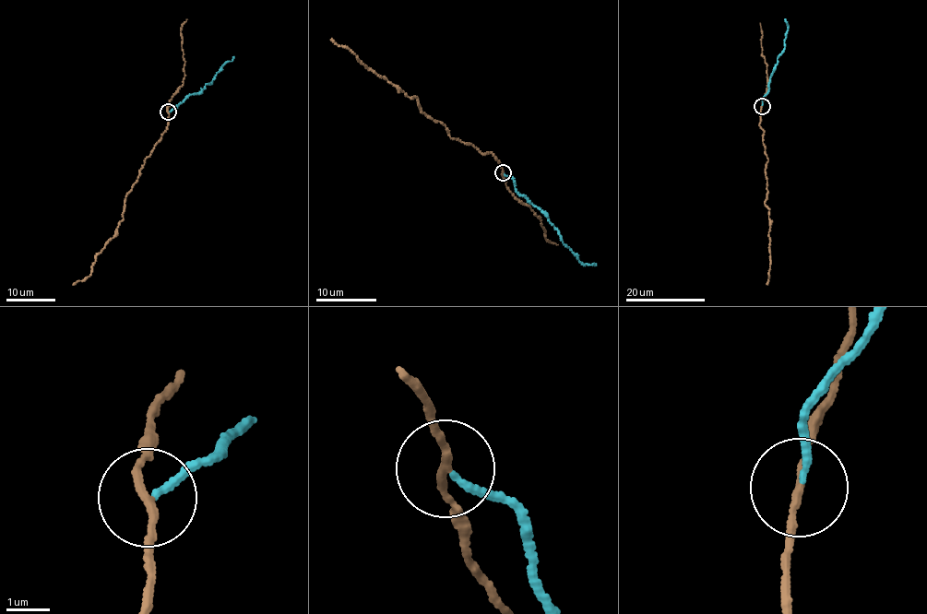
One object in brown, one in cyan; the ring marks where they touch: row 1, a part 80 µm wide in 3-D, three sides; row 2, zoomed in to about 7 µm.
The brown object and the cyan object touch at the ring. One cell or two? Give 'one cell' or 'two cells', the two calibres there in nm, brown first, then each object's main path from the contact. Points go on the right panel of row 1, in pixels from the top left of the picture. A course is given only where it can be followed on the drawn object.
two cells; 160 nm thick on the brown side, 150 nm on the other; brown runs (762, 106), (760, 126), (767, 159), (765, 205), (769, 209), (771, 260), (767, 285); cyan runs (762, 105), (777, 59), (784, 47), (788, 29), (784, 19)

